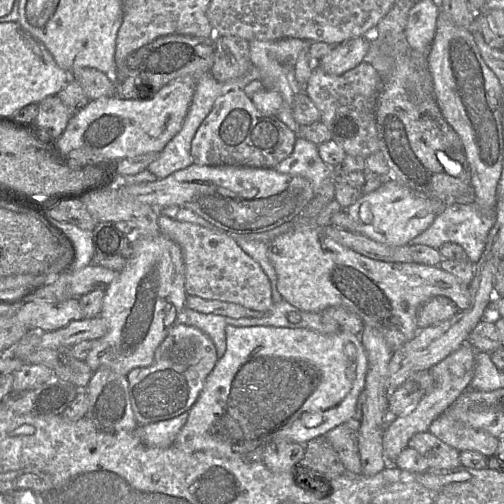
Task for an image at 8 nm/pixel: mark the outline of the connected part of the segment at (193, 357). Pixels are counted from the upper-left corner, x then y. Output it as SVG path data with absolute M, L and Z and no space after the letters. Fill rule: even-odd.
M177 322L156 349L153 363L134 368L126 375L137 424L144 426L188 412L217 361L216 347L208 335L194 326Z

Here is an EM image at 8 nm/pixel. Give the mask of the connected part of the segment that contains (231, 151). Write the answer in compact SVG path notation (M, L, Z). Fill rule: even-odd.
M232 90L216 100L211 112L199 126L192 140L191 156L197 165L274 168L291 155L297 138L297 135L278 116L266 116L259 111L244 90Z

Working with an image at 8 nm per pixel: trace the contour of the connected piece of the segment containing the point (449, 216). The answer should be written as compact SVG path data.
M475 202L468 204L454 203L446 206L434 222L421 234L411 240L410 245L427 245L439 250L445 243L456 243L467 253L471 263L477 263L485 247L486 238L496 221L495 214L484 214Z

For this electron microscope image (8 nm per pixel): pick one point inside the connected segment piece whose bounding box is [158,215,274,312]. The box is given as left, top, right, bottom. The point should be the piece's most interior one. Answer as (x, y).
(216, 268)

